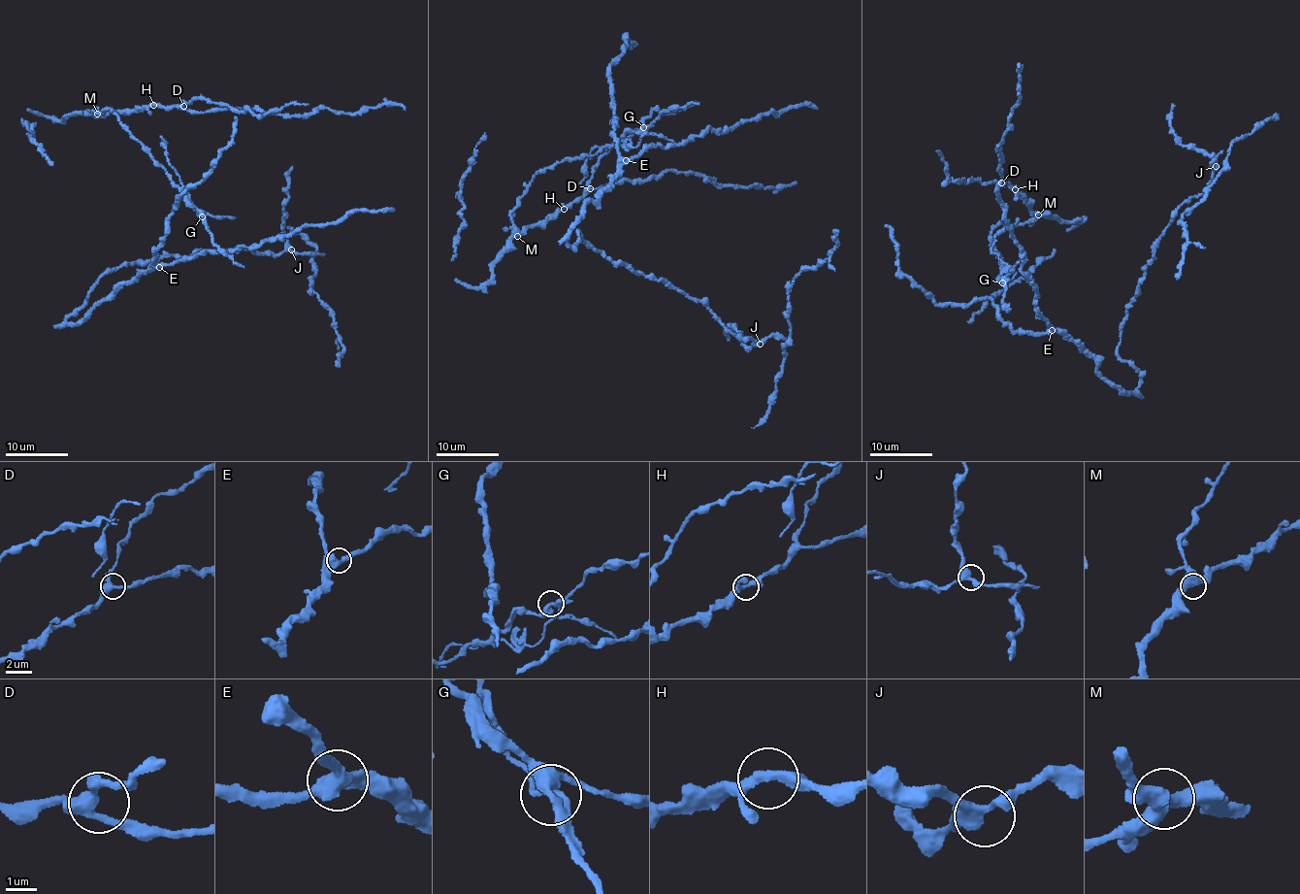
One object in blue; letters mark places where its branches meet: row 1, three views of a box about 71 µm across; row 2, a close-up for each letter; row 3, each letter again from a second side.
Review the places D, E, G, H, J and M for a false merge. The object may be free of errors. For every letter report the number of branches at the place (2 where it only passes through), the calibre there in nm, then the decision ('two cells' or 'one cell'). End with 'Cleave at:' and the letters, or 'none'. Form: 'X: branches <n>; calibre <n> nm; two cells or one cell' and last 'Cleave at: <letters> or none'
D: branches 3; calibre 360 nm; one cell
E: branches 3; calibre 420 nm; one cell
G: branches 3; calibre 320 nm; two cells
H: branches 3; calibre 280 nm; one cell
J: branches 3; calibre 380 nm; one cell
M: branches 3; calibre 400 nm; one cell
Cleave at: G

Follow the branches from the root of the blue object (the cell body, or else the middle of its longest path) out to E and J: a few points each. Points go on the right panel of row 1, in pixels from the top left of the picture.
E: (1065, 340), (1061, 333), (1052, 330)
J: (1065, 340), (1091, 353), (1101, 379), (1136, 389), (1138, 372), (1118, 351), (1127, 307), (1174, 213), (1216, 166)

